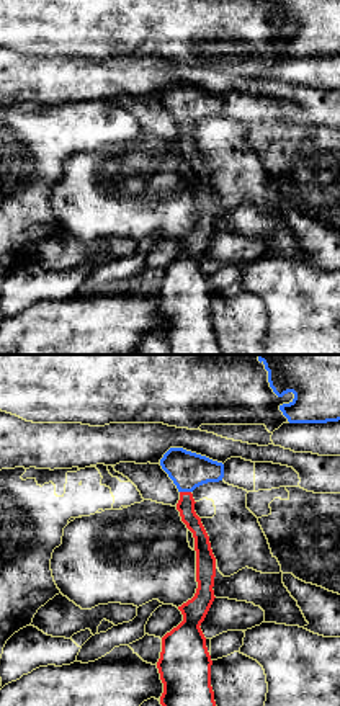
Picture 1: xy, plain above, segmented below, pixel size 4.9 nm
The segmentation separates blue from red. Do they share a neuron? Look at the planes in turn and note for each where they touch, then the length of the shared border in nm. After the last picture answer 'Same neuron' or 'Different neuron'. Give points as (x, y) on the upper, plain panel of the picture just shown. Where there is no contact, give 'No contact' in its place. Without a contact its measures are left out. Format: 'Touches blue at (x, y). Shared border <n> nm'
Touches blue at (185, 125). Shared border 60 nm

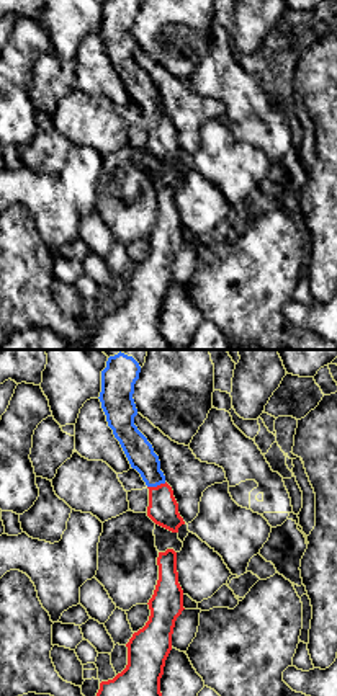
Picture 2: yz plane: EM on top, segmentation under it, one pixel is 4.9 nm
Touches blue at (156, 120). Shared border 100 nm

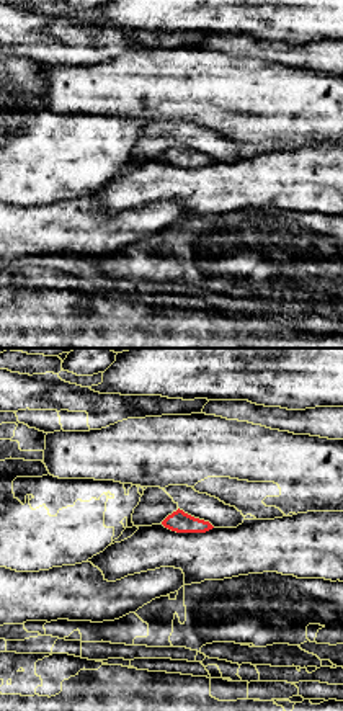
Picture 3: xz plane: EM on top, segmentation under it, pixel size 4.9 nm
No contact

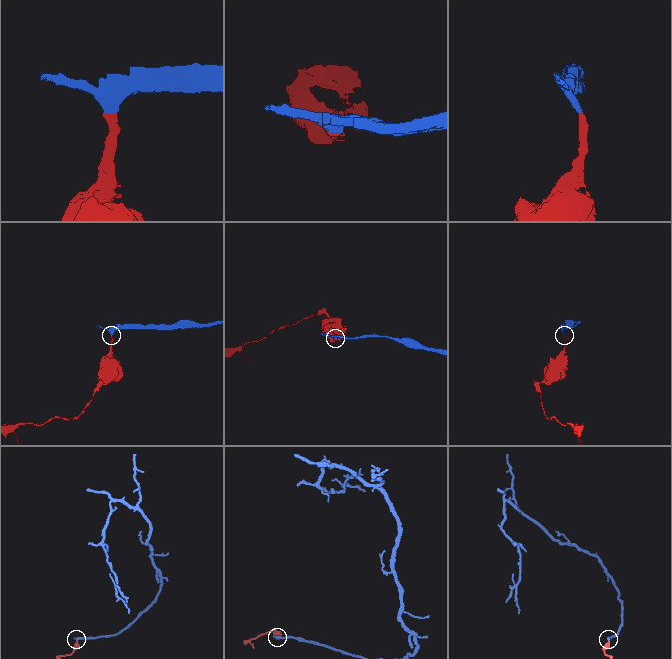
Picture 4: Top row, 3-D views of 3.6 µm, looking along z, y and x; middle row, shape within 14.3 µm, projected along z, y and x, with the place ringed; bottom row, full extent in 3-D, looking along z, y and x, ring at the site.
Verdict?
Same neuron

